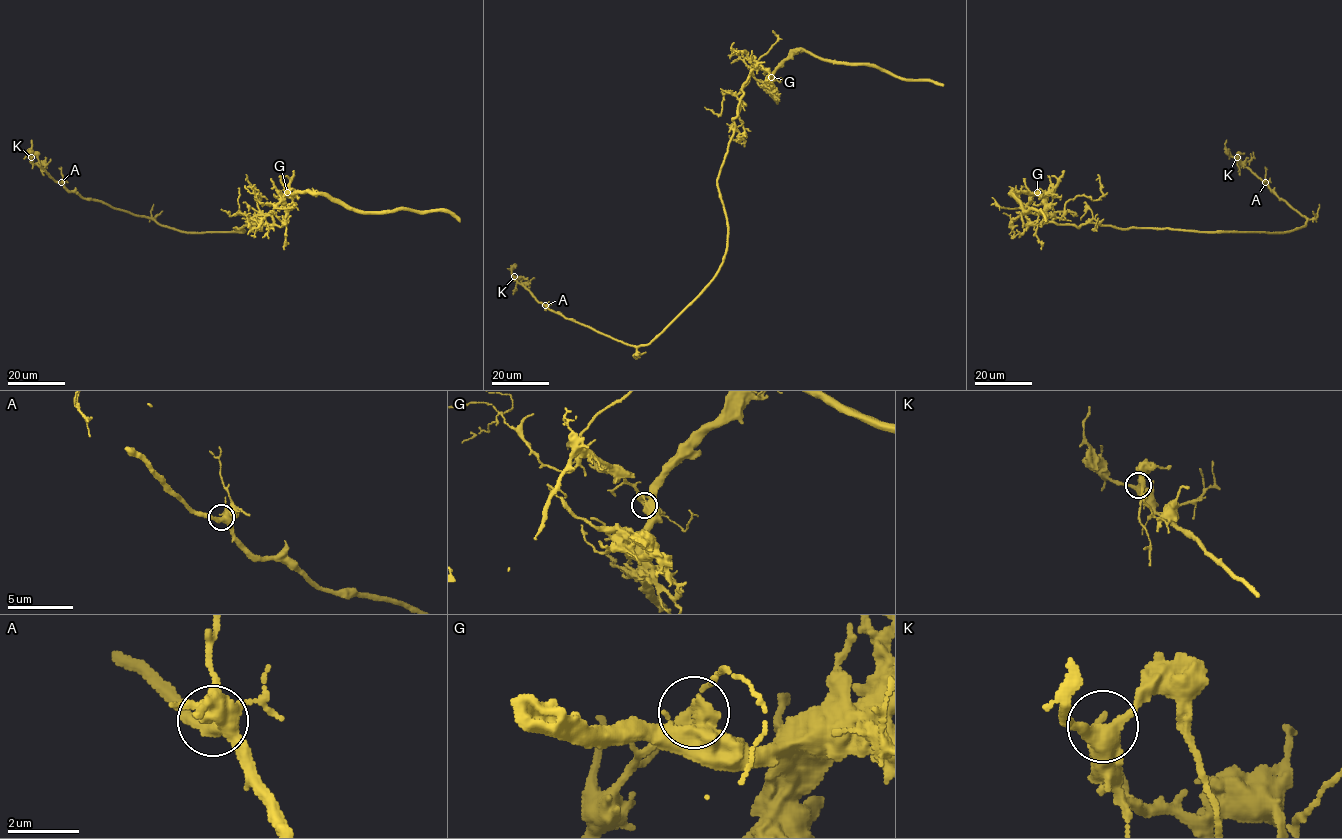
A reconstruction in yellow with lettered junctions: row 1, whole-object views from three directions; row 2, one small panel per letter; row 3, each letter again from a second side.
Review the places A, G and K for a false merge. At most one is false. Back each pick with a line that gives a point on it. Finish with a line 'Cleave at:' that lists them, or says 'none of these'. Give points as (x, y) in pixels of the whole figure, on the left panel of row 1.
G: at (287, 192)
Cleave at: G

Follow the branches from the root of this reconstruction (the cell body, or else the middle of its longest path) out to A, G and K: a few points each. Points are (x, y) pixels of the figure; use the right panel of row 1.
A: (1154, 229), (1289, 232), (1304, 226), (1307, 219), (1265, 182)
G: (1154, 229), (1119, 229), (1094, 222), (1078, 227), (1054, 222), (1025, 224), (1022, 213), (1037, 191)
K: (1154, 229), (1289, 232), (1304, 226), (1307, 219), (1237, 157)

